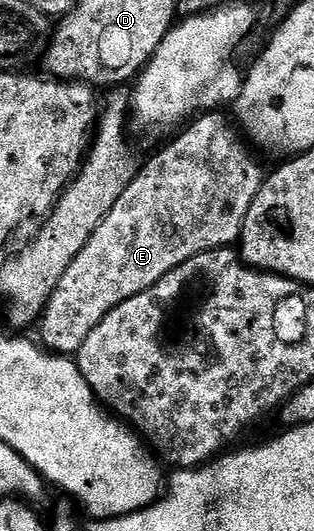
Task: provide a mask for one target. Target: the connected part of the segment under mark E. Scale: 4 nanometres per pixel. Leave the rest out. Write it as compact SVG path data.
M210 111L190 120L166 149L159 150L146 165L144 162L138 168L137 178L123 195L119 195L119 203L111 207L107 218L87 241L87 246L67 267L66 274L45 305L37 331L41 335L40 344L48 352L68 357L75 355L91 331L112 309L119 307L119 303L147 291L159 283L163 275L187 263L187 259L212 249L233 247L240 242L247 211L251 211L251 203L255 203L255 195L259 195L266 174L261 173L260 163L253 158L250 142L223 114Z

